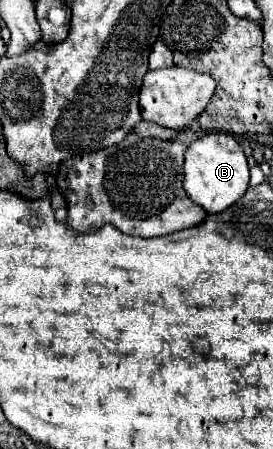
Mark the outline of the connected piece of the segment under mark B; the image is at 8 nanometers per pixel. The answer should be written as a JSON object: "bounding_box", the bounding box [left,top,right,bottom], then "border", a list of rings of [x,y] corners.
{"bounding_box":[183,133,249,213],"border":[[[205,133],[193,141],[185,153],[183,189],[189,199],[201,205],[207,213],[219,213],[239,201],[249,187],[247,157],[231,133]]]}

